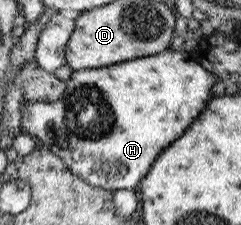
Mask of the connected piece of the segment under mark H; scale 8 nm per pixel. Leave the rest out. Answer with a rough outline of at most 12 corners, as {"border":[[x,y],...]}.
{"border":[[182,50],[75,70],[24,134],[133,189],[205,106]]}

